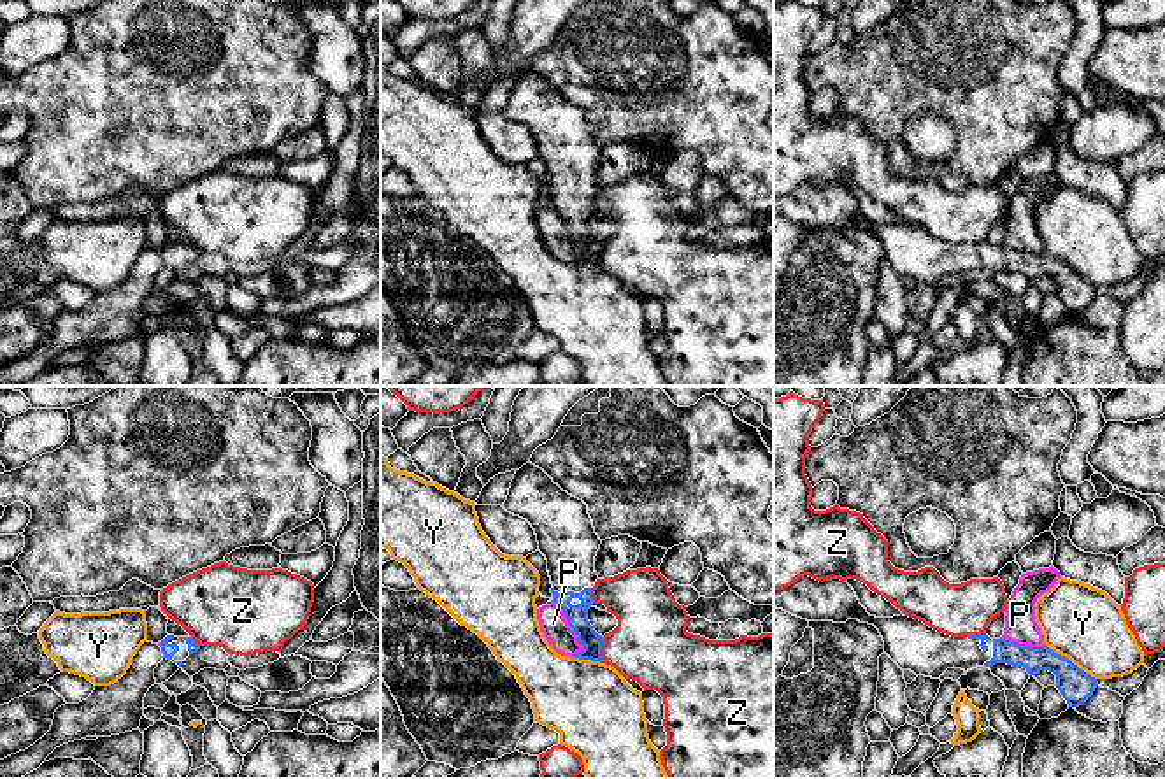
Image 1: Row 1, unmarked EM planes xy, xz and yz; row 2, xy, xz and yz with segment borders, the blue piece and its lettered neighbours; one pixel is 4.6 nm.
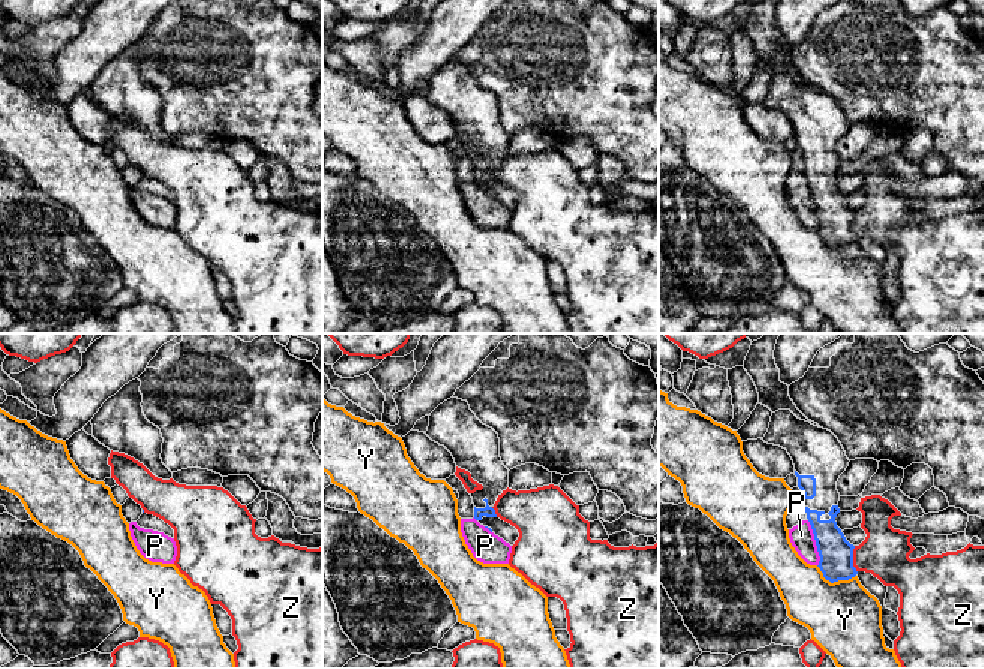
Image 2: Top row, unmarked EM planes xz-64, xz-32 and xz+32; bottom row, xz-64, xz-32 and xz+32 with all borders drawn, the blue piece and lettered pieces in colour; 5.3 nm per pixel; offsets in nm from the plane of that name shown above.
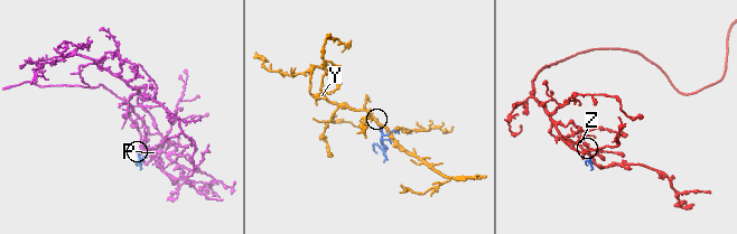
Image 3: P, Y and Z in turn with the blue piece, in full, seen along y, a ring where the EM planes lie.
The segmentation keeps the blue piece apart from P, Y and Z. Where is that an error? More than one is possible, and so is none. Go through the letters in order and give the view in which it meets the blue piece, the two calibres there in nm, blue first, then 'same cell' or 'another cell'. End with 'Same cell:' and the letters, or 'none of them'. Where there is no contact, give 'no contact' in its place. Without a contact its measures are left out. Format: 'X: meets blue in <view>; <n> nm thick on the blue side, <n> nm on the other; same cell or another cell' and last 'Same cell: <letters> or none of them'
P: meets blue in xz; 100 nm thick on the blue side, 130 nm on the other; another cell
Y: meets blue in yz; 150 nm thick on the blue side, 340 nm on the other; another cell
Z: meets blue in xz; 100 nm thick on the blue side, 360 nm on the other; another cell
Same cell: none of them

